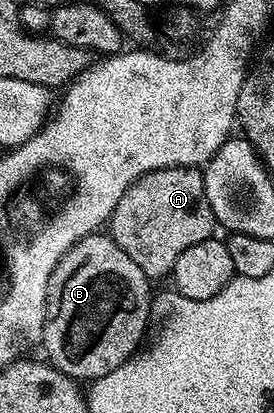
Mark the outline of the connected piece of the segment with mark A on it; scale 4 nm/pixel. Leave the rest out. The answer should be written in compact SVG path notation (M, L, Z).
M168 167L136 179L131 189L123 193L119 205L115 205L107 231L119 245L119 249L123 249L123 253L127 253L127 257L131 257L131 261L135 261L139 269L143 269L149 280L157 281L164 275L165 278L172 276L175 261L179 261L179 253L183 253L183 249L191 249L191 245L199 245L199 241L212 239L215 235L215 220L207 201L204 174L196 167Z

